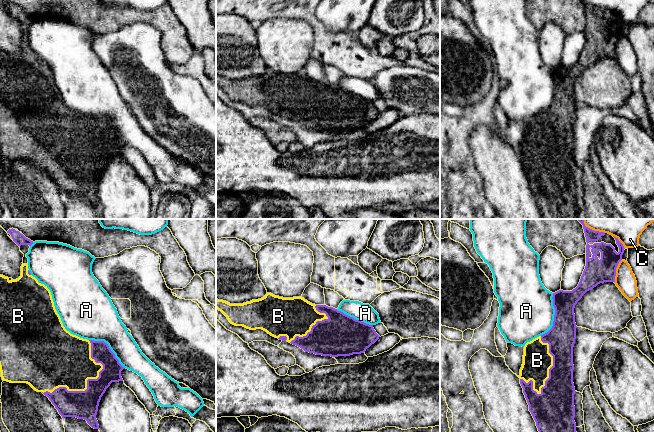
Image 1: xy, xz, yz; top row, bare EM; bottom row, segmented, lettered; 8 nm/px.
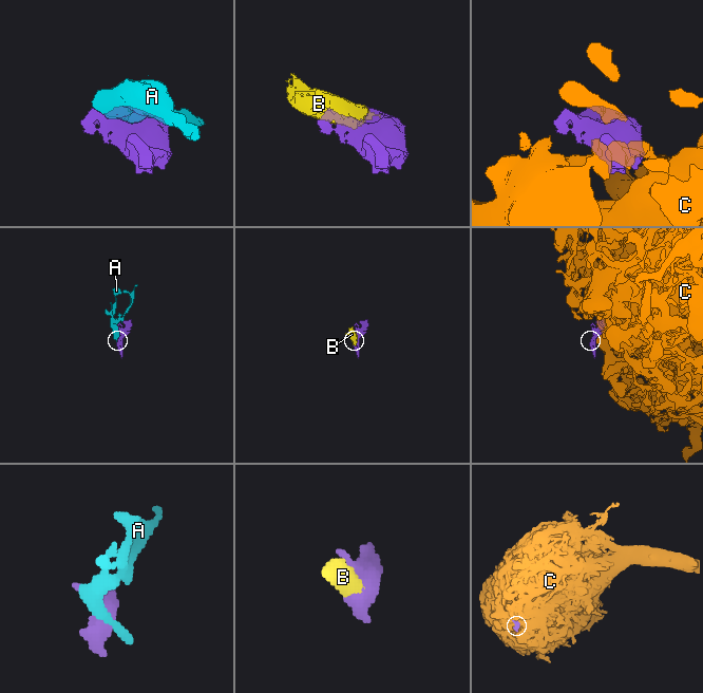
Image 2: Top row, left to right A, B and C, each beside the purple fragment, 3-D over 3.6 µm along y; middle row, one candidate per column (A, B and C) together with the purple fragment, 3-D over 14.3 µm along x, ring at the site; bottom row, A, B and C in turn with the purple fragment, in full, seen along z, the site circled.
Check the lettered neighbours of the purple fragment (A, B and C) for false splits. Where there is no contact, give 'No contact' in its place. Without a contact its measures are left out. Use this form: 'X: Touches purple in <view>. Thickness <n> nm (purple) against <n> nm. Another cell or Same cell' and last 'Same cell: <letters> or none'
A: Touches purple in yz. Thickness 220 nm (purple) against 440 nm. Another cell
B: Touches purple in xy. Thickness 220 nm (purple) against 440 nm. Same cell
C: Touches purple in yz. Thickness 200 nm (purple) against 170 nm. Another cell
Same cell: B

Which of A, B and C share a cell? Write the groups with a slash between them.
A C / B

